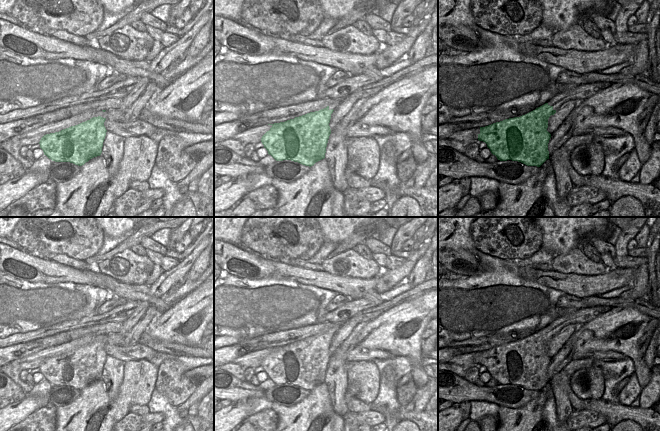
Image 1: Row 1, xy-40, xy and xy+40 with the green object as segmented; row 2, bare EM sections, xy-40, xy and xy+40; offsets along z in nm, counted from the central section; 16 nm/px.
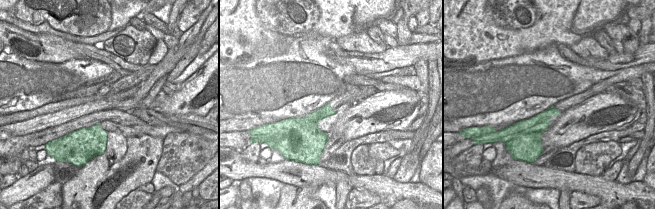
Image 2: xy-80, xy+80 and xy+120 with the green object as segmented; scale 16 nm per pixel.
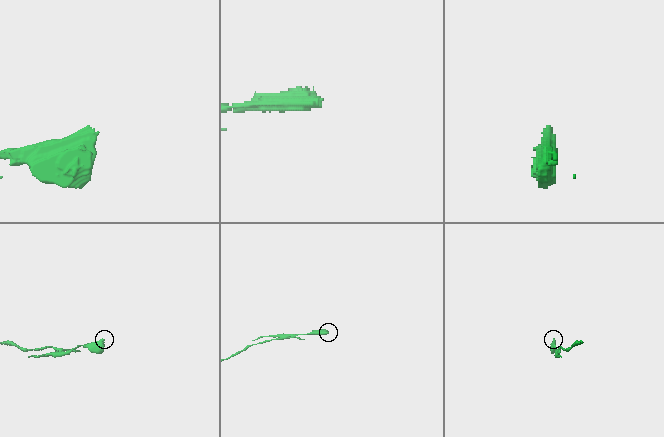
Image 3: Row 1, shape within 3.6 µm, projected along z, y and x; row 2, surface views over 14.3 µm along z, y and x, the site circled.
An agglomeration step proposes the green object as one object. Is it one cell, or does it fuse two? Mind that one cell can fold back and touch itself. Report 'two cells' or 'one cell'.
two cells

